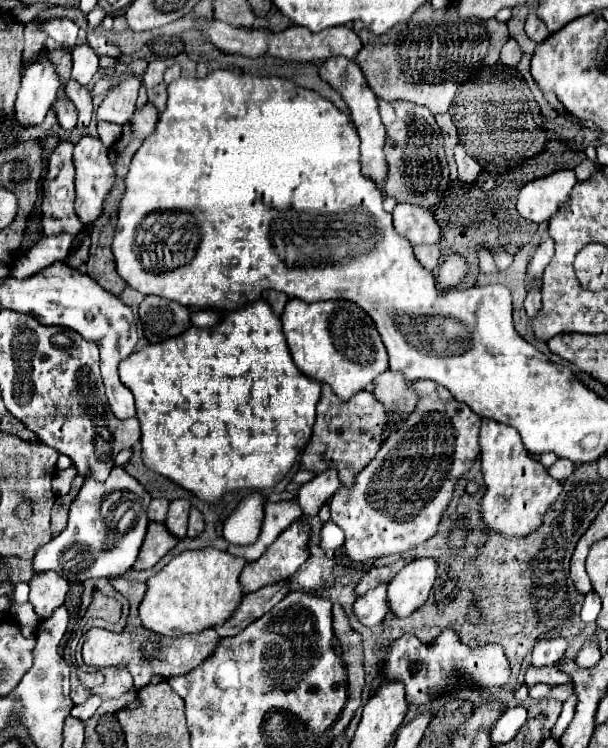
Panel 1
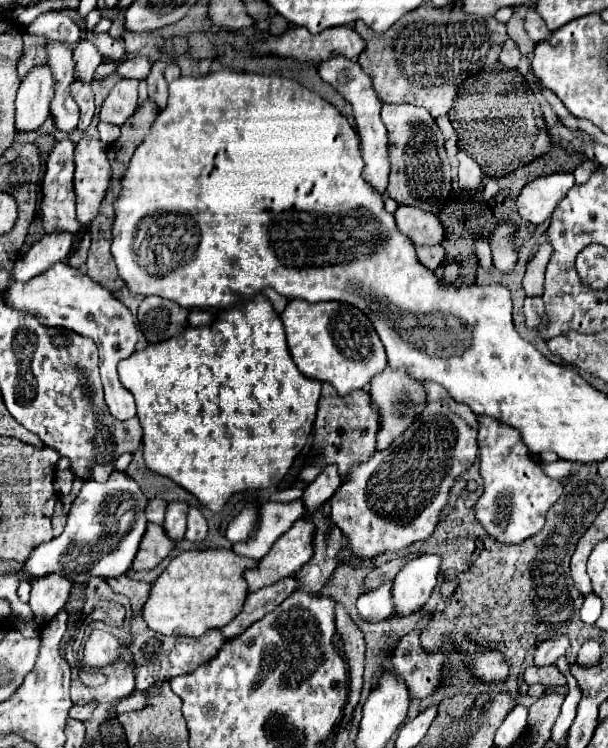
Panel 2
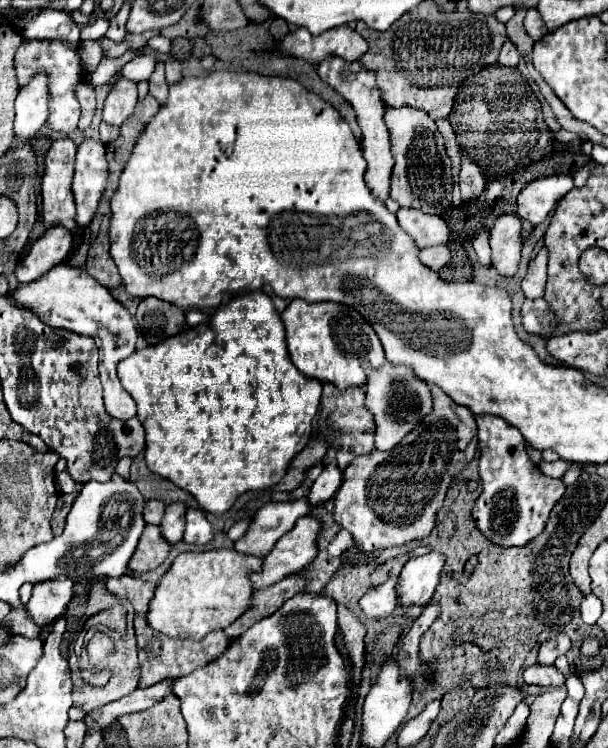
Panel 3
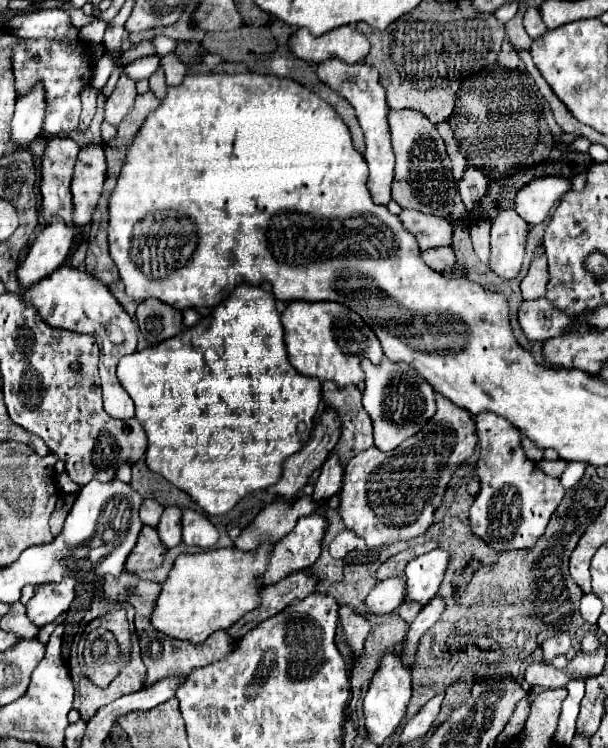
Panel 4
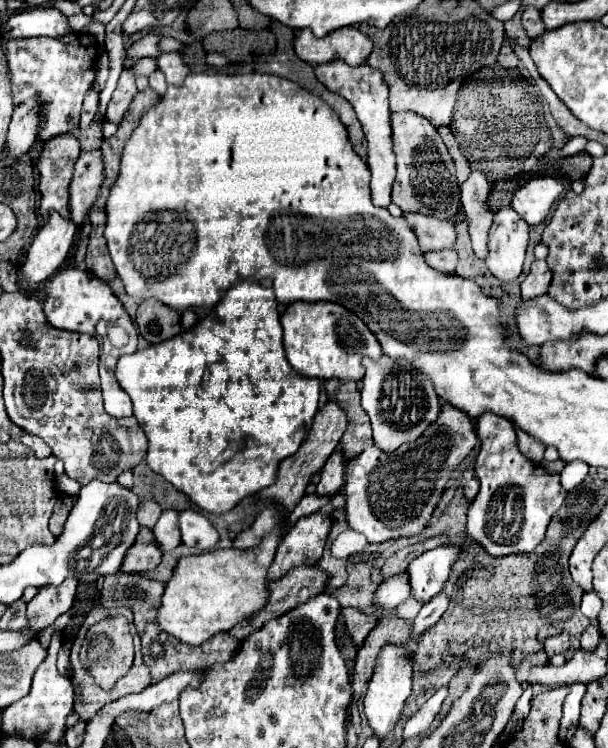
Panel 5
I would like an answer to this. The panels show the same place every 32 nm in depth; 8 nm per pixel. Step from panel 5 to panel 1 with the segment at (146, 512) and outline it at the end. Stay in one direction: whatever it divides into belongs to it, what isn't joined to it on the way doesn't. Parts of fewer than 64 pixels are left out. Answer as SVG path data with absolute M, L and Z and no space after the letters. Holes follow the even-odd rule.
M154 498L148 506L148 518L152 522L164 522L166 518L166 512L168 512L168 500L166 498Z

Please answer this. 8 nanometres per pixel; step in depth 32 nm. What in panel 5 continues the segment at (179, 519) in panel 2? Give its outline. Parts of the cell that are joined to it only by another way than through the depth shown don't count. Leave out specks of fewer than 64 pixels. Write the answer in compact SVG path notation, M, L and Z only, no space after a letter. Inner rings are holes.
M166 510L162 512L160 520L152 528L156 546L162 552L170 552L180 544L180 528L178 528L178 512L176 510Z

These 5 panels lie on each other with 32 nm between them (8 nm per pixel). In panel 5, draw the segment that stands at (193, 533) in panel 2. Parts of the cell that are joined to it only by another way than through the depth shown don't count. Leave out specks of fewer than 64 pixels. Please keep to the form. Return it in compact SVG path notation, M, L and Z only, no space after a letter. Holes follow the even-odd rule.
M184 510L178 516L178 526L182 532L182 544L196 546L200 550L210 550L218 542L216 528L198 512Z

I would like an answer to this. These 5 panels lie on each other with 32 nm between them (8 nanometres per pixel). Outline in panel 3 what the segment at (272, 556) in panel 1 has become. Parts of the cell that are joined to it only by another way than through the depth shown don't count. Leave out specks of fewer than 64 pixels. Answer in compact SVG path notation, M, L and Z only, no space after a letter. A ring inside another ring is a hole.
M304 516L296 526L278 540L278 544L264 558L264 570L250 574L256 590L276 584L278 580L302 572L318 556L318 536L322 522L314 516Z

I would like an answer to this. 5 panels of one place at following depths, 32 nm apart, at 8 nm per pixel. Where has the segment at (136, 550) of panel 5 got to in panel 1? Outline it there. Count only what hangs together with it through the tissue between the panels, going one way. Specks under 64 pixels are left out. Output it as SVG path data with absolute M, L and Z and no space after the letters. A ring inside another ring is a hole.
M150 522L148 524L148 532L146 532L146 538L142 542L142 548L140 548L140 554L138 554L138 560L134 562L134 570L146 570L146 568L152 568L154 564L160 562L160 558L164 558L178 542L170 536L170 532L166 532L166 526L164 524L154 524Z

